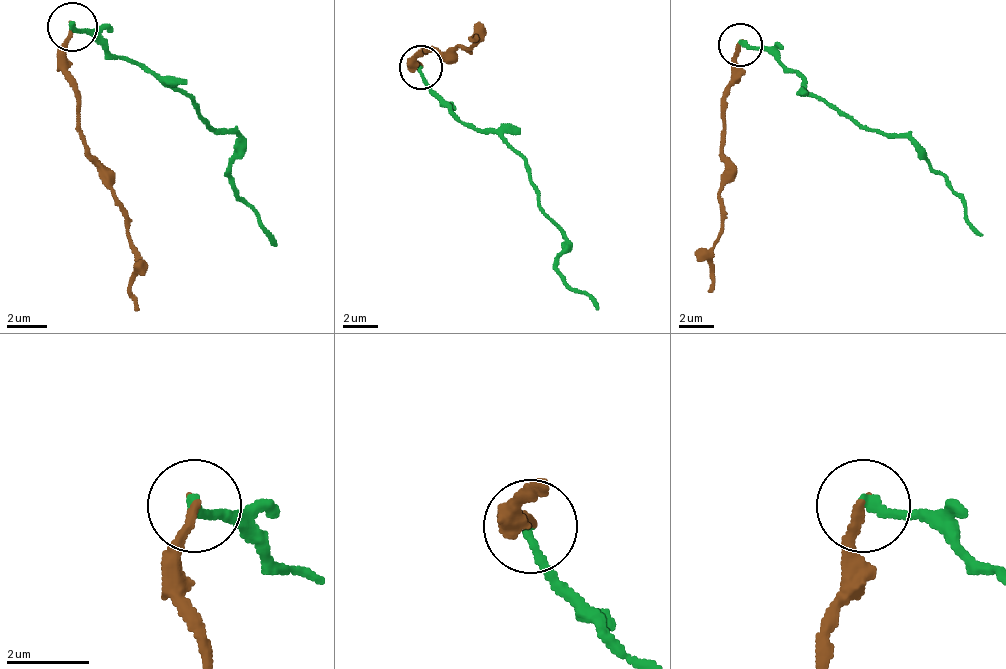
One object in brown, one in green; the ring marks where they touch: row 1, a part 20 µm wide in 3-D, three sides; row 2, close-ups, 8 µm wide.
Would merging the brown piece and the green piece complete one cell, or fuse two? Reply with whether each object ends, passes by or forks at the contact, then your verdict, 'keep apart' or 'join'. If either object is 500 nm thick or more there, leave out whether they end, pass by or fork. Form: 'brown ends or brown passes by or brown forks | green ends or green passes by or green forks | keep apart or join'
brown ends | green ends | keep apart

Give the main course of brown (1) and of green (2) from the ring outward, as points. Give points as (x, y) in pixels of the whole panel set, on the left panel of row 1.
1: (71, 25), (66, 70), (76, 90), (76, 130), (126, 219), (135, 308)
2: (71, 25), (91, 30), (190, 100), (210, 125), (235, 134), (230, 189), (275, 234), (275, 244)

